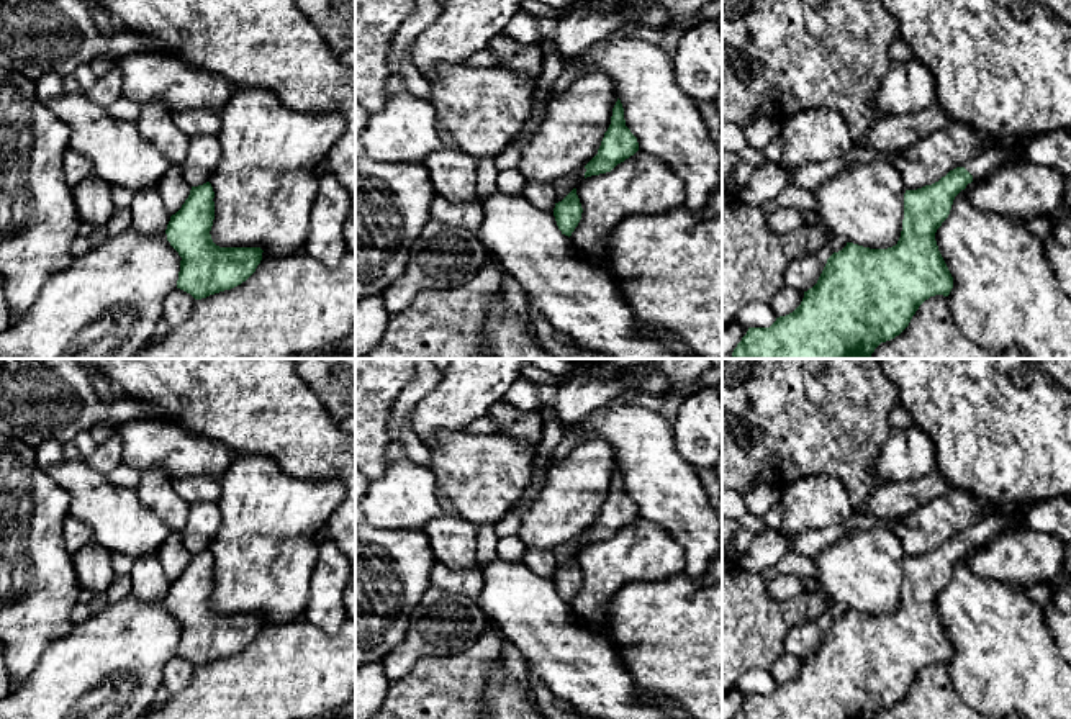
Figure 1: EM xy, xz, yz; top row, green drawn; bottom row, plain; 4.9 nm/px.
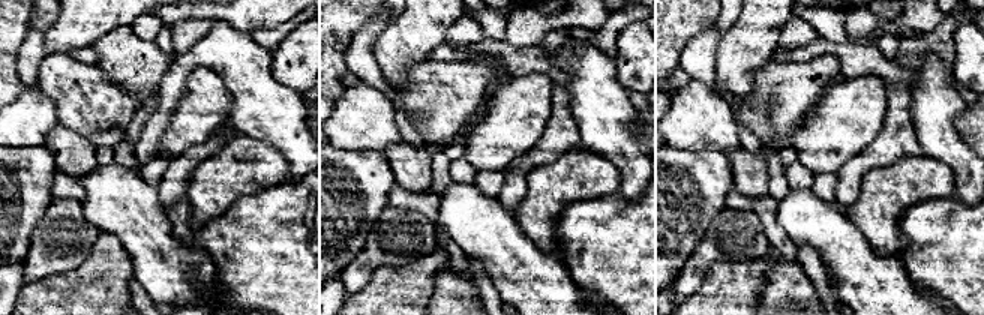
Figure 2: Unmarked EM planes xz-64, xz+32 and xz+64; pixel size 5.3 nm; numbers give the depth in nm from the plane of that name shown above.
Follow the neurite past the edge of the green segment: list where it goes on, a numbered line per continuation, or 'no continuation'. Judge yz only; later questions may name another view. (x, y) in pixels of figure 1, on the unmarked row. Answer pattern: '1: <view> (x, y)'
1: yz (988, 526)

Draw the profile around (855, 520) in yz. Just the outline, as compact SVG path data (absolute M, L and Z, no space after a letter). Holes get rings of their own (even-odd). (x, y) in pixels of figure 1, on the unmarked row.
M852 513L842 524L847 529L884 527L894 532L896 521L886 521L886 519L861 514L861 513Z

